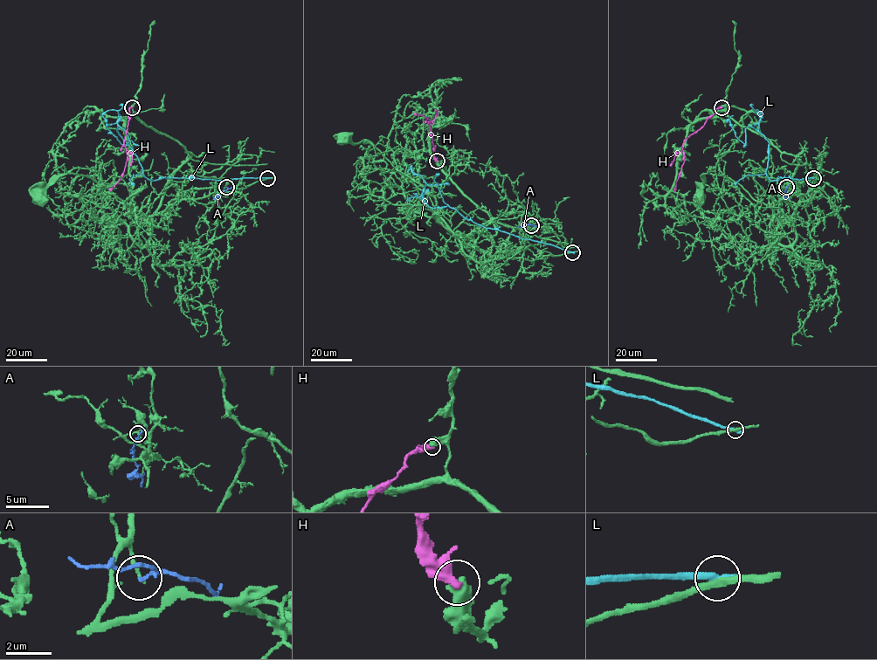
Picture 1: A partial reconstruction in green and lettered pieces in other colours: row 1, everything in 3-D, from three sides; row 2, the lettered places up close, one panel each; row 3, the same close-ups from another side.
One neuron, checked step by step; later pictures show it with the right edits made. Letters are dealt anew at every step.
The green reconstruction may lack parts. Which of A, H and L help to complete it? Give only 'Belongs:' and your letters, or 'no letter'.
Belongs: no letter

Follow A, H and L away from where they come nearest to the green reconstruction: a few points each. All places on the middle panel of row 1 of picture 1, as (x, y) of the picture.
A: (531, 225), (518, 226)
H: (438, 161), (429, 122), (432, 123), (422, 115), (414, 113)
L: (572, 252), (485, 228), (448, 205), (431, 208), (421, 195), (427, 184), (433, 185), (410, 168), (406, 172)

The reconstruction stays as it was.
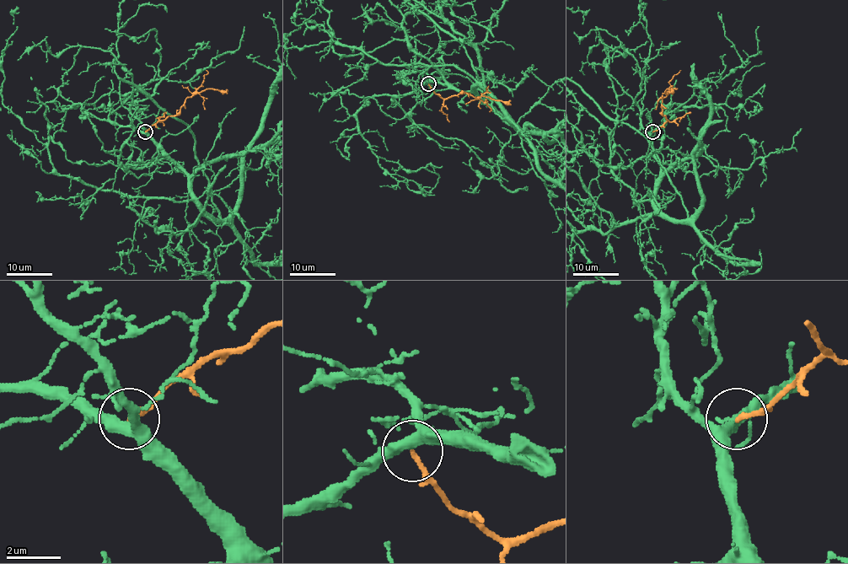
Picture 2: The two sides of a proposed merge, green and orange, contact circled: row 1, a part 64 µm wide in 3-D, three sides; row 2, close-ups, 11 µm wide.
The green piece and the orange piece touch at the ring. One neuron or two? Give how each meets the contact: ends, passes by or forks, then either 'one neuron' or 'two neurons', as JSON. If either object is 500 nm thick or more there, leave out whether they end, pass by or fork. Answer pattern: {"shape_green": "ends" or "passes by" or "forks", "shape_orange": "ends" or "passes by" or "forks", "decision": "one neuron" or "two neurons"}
{"shape_green": "forks", "shape_orange": "ends", "decision": "one neuron"}

